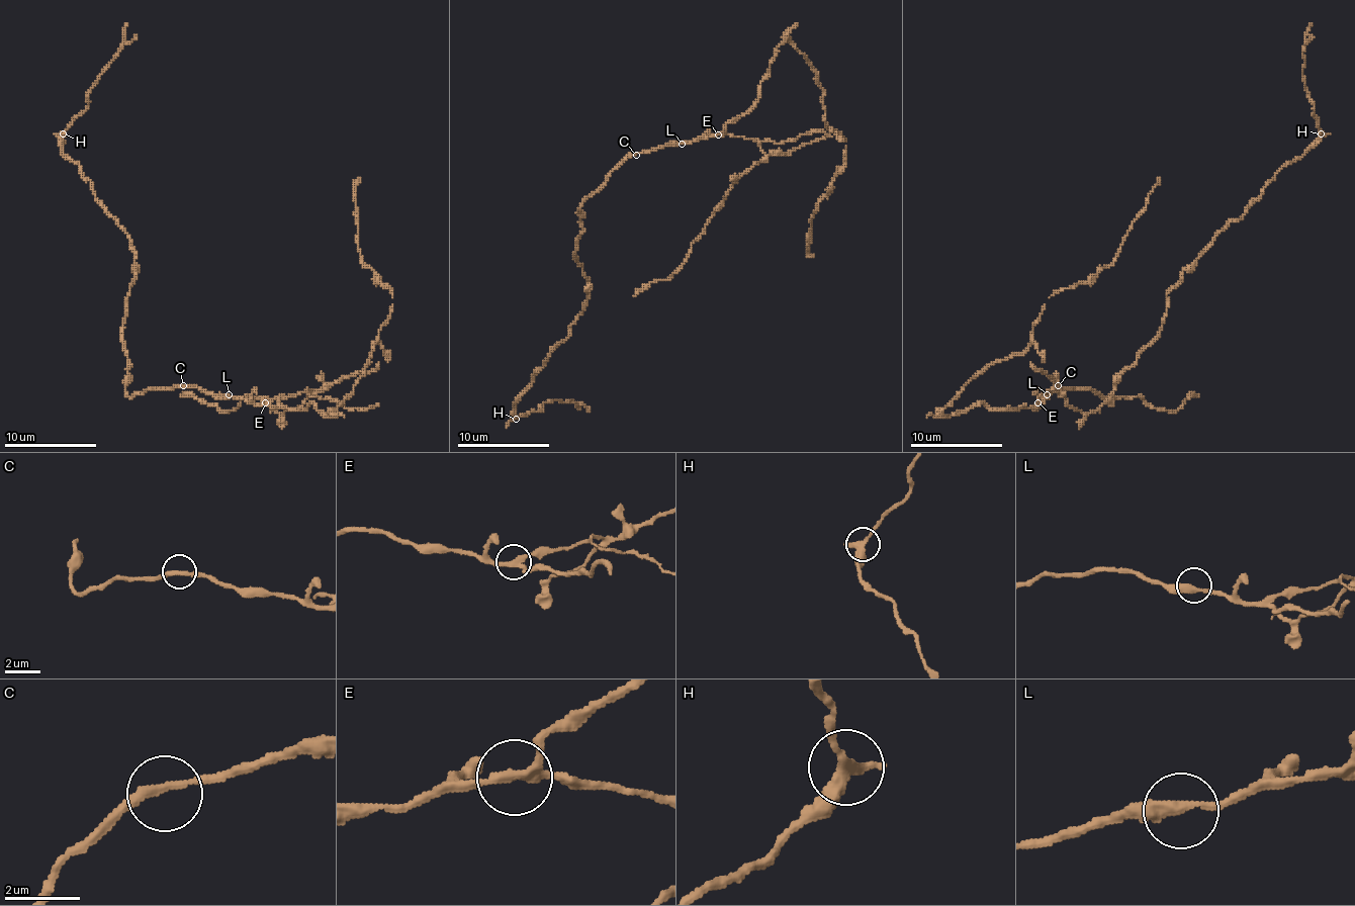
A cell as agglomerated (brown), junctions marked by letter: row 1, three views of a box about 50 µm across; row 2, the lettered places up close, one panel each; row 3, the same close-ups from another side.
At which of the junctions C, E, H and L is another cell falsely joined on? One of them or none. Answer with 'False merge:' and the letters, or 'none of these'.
False merge: E

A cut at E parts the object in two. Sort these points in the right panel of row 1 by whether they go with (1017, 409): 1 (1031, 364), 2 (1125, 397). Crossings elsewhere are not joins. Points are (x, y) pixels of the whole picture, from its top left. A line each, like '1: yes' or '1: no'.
1: no
2: no

